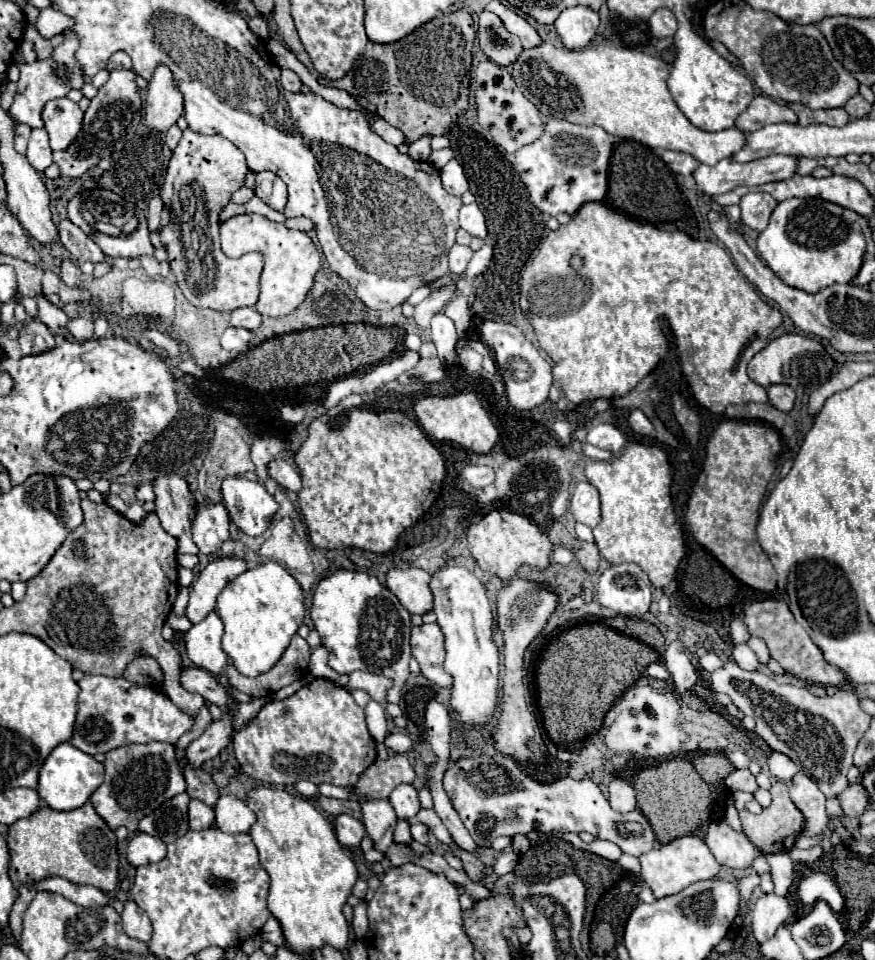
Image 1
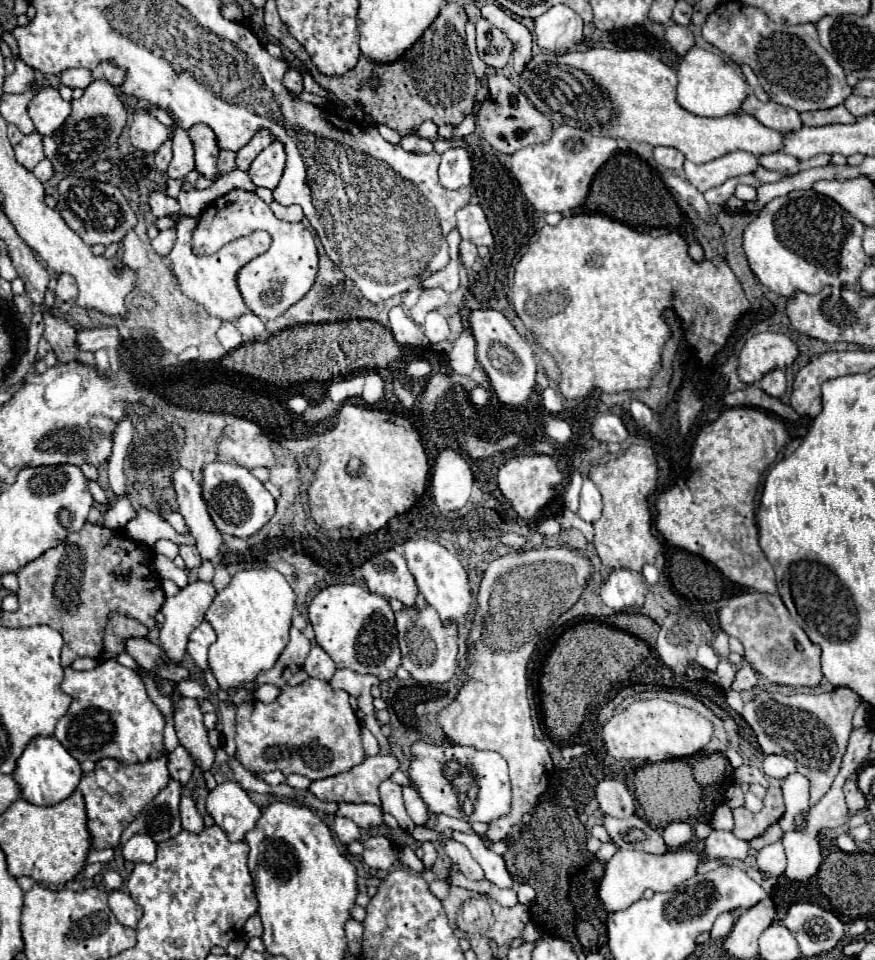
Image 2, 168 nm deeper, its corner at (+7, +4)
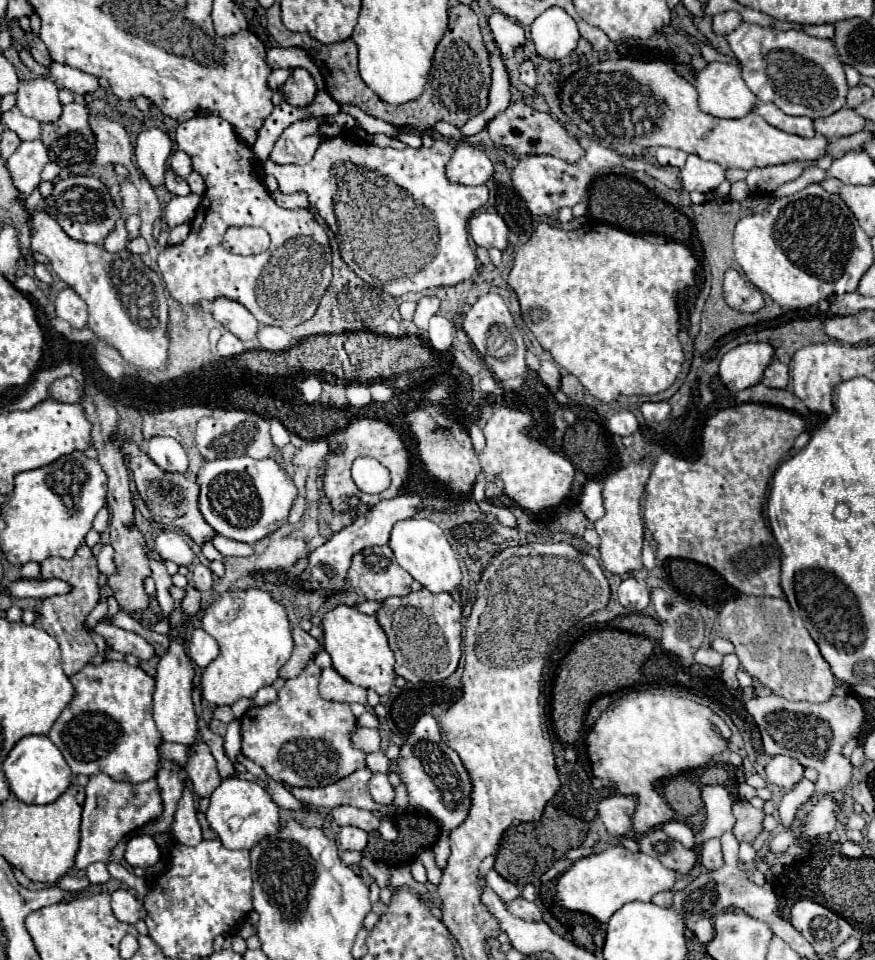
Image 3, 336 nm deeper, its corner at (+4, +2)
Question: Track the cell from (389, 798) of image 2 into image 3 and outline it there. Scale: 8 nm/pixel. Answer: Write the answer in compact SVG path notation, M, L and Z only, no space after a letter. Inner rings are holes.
M374 773L368 783L368 791L370 791L372 799L380 805L390 805L394 801L394 789L392 789L386 773Z

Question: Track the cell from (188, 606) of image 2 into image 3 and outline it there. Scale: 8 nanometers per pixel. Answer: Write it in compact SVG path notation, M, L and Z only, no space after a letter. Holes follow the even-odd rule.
M172 639L164 657L160 657L158 673L156 673L156 691L154 691L154 721L164 741L192 745L196 743L196 713L192 705L192 677L194 669L186 655L186 647L182 639Z

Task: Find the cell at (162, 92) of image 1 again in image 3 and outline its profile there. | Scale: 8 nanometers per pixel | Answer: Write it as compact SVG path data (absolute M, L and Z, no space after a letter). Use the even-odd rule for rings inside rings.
M146 129L136 139L136 161L152 187L164 185L166 161L172 153L172 141L162 129Z

